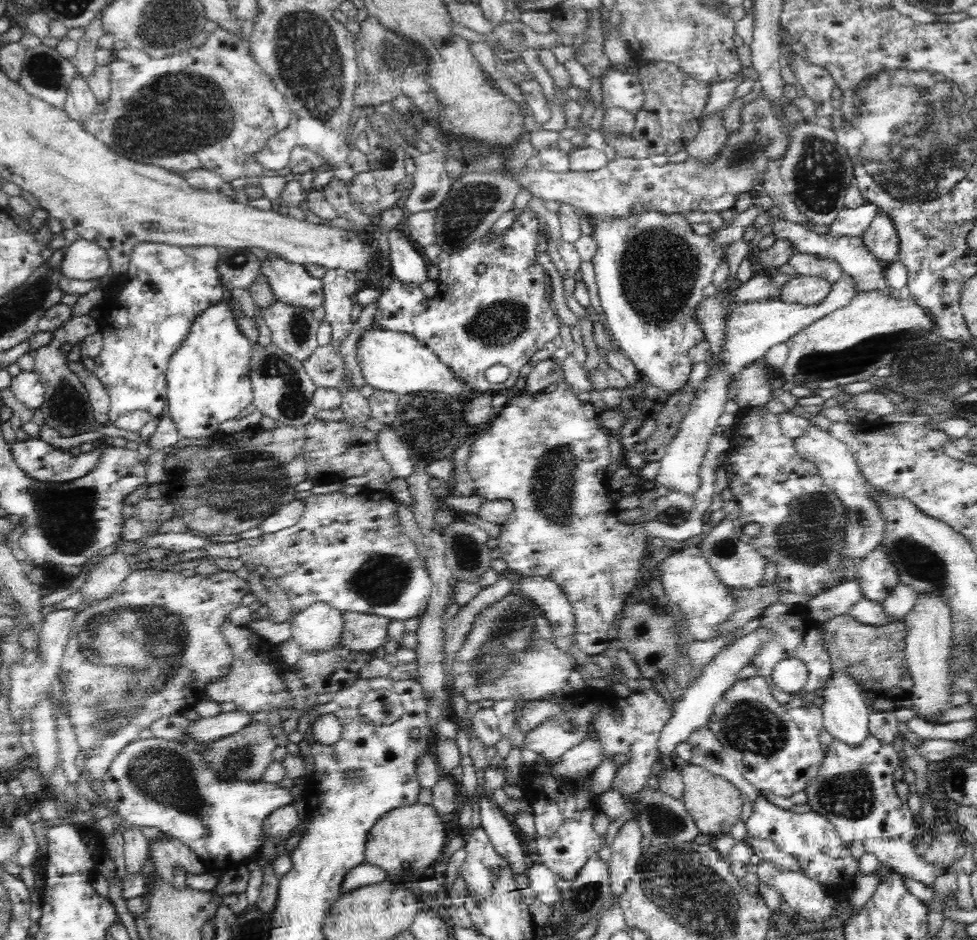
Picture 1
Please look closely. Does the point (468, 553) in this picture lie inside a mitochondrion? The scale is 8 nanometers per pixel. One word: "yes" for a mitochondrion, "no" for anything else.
yes

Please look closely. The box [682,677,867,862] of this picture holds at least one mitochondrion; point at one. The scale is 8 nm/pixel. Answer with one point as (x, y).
(750, 726)

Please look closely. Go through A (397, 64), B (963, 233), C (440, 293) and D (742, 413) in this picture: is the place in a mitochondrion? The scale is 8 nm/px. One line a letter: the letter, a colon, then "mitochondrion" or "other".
A: mitochondrion
B: other
C: other
D: other

